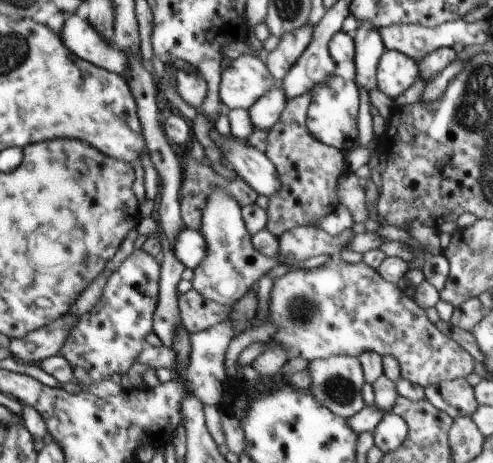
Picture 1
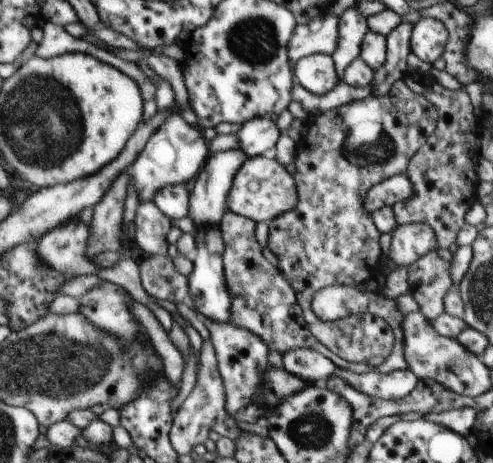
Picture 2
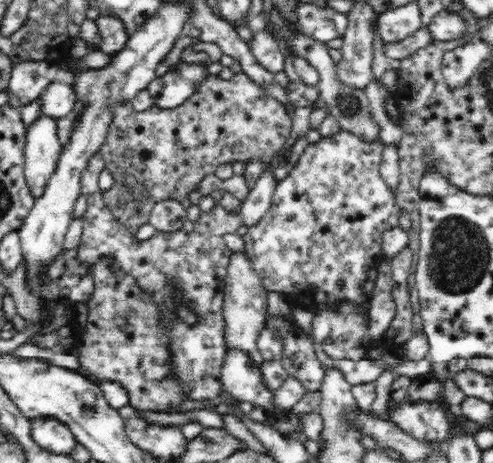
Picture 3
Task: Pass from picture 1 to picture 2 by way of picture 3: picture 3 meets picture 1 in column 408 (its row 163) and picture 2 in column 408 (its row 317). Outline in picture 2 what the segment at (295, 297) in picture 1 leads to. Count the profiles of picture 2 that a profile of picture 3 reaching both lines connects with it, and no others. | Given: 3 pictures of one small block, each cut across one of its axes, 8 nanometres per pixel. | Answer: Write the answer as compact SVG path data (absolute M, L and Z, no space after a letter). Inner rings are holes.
M330 285L328 288L321 289L314 295L313 307L315 314L322 321L336 321L343 317L350 317L351 315L358 315L359 313L369 313L373 316L381 317L386 320L392 328L395 344L391 356L383 363L384 373L390 373L394 370L401 370L409 368L406 358L406 340L404 339L403 321L406 316L398 310L397 300L392 298L385 298L382 292L360 292L357 286L348 285Z

